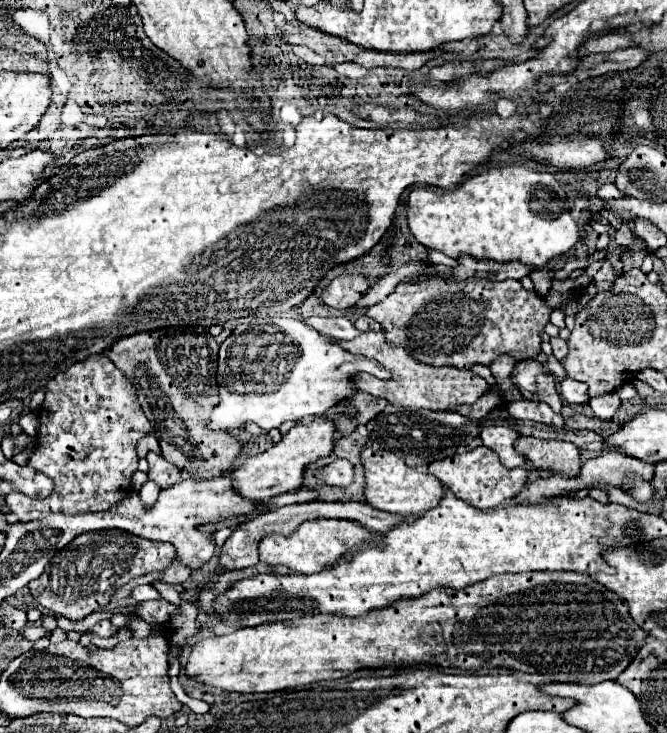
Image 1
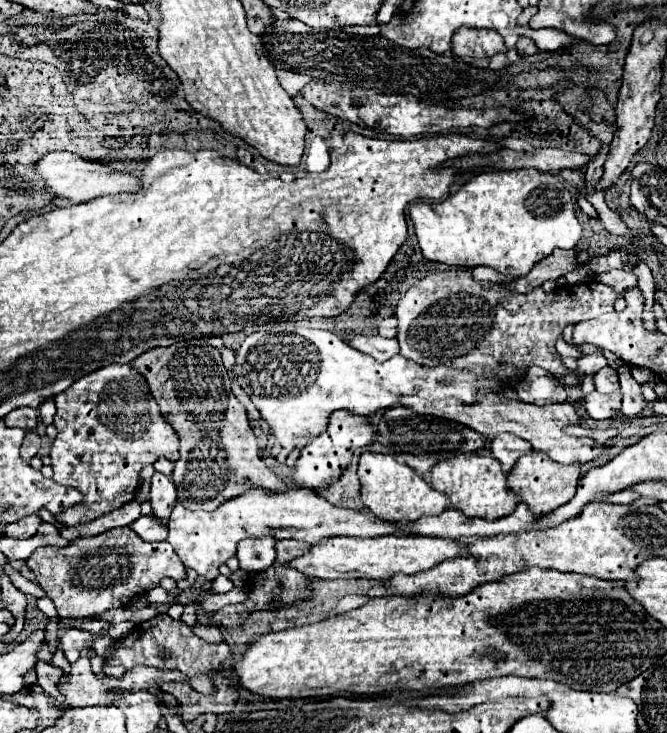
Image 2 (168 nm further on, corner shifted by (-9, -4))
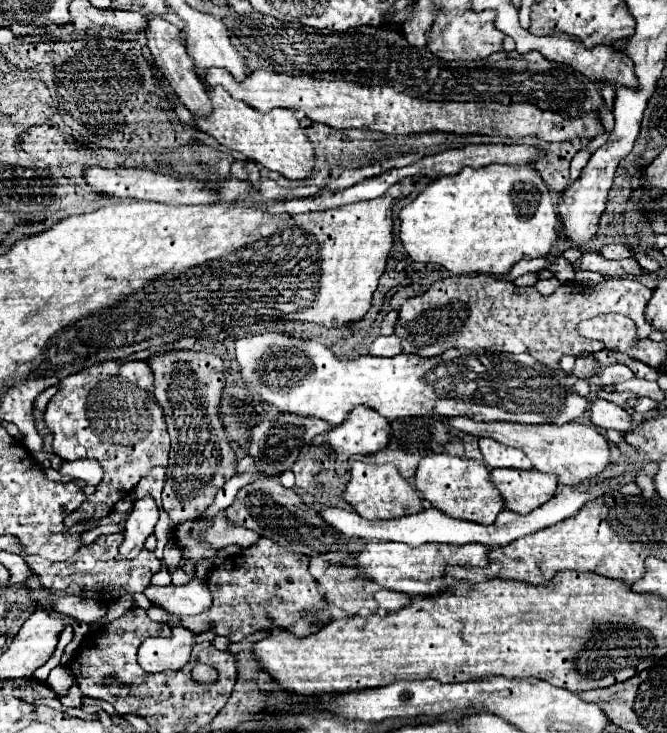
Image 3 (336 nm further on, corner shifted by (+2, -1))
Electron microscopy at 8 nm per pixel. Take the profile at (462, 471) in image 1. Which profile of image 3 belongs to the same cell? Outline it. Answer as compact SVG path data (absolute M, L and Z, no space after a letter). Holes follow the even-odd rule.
M448 453L424 457L418 463L416 489L422 493L426 501L432 503L432 507L440 509L446 515L452 515L454 519L490 525L496 521L496 515L504 509L504 501L490 479L490 469L476 459L452 457Z

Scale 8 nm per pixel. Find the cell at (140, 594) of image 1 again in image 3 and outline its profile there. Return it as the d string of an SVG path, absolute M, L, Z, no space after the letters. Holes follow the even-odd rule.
M182 625L172 627L170 637L148 637L144 647L138 649L138 663L148 673L158 673L166 669L182 669L194 645L194 633Z

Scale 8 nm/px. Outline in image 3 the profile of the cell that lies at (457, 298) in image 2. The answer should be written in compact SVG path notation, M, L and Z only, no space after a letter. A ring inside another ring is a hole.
M460 275L460 277L444 277L444 279L438 279L438 281L434 281L432 285L430 285L430 289L428 291L424 291L422 295L418 295L418 297L410 297L410 299L406 299L404 303L402 303L402 307L400 307L400 311L398 311L398 321L396 321L396 325L394 325L394 333L402 339L402 351L404 353L416 353L416 355L420 355L420 357L436 357L436 355L440 355L440 353L444 353L446 349L470 349L470 351L476 351L476 349L494 349L494 351L512 351L512 353L530 353L538 363L542 363L542 365L546 365L546 367L550 367L552 371L560 371L560 359L562 359L562 355L574 355L574 357L578 357L580 353L594 353L594 351L600 351L600 349L604 349L604 345L600 343L600 341L590 341L590 339L584 339L584 337L580 337L578 333L576 333L576 325L580 323L580 321L584 321L584 319L590 319L590 317L596 317L596 315L602 315L602 313L624 313L624 315L628 315L634 323L636 323L636 327L638 327L638 335L640 337L648 337L648 333L650 333L650 323L646 321L646 317L644 317L644 313L646 313L646 305L648 305L648 301L650 301L650 289L648 287L644 287L644 285L640 285L636 279L630 279L630 277L608 277L604 283L600 283L600 285L596 285L596 287L582 287L582 285L560 285L552 295L540 295L534 287L516 287L514 283L506 283L506 281L500 281L500 279L494 279L492 275Z

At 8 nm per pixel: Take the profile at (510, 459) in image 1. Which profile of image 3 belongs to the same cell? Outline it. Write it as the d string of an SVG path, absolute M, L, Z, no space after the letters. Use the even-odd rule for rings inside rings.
M482 437L480 439L480 451L484 457L484 463L492 469L496 467L512 467L512 469L532 469L532 463L528 463L528 457L520 449L512 449L504 443L498 443L494 439Z

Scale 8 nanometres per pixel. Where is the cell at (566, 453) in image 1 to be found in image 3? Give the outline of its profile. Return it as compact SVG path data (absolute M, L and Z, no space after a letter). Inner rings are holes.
M492 469L492 483L500 491L506 509L528 515L544 505L558 487L558 477L536 469Z

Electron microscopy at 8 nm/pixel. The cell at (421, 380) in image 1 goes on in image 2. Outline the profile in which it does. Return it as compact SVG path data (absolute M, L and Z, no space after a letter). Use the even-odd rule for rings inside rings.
M487 394L475 406L463 406L455 398L423 400L423 398L417 398L417 396L403 396L401 404L405 408L411 408L411 410L421 412L421 414L433 414L433 416L447 418L451 422L465 424L467 428L483 434L485 438L495 438L501 432L511 432L511 434L527 440L527 442L531 442L533 450L545 452L551 460L561 462L561 464L591 462L591 460L599 458L601 450L605 448L605 444L599 444L589 436L571 436L563 430L569 424L581 424L581 418L579 418L579 414L575 412L575 408L571 404L535 406L535 404L523 404L523 402L517 402L517 400L503 400L503 398L497 398L495 394Z

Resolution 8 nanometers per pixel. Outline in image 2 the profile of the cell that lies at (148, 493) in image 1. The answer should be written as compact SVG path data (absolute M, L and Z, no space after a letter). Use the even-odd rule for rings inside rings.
M141 516L131 524L131 530L139 534L139 538L145 540L165 540L167 538L167 526L159 526L153 516Z

